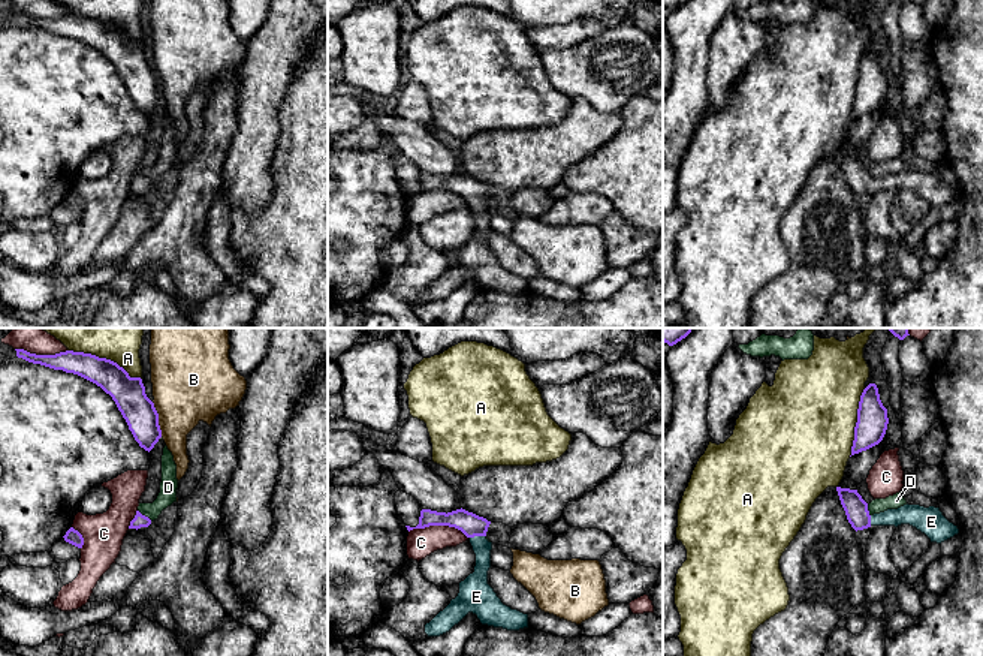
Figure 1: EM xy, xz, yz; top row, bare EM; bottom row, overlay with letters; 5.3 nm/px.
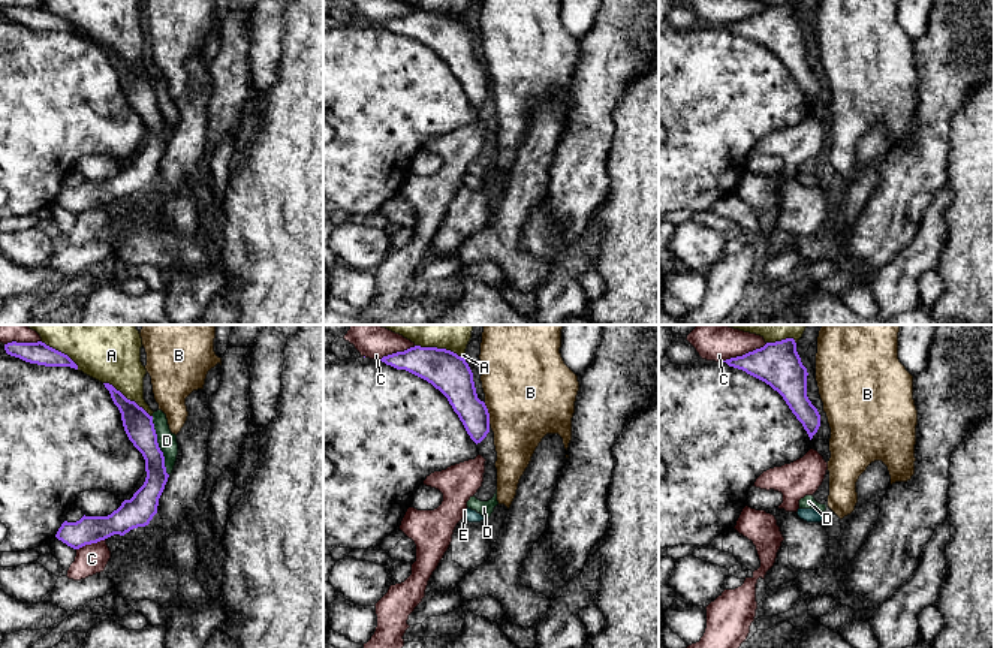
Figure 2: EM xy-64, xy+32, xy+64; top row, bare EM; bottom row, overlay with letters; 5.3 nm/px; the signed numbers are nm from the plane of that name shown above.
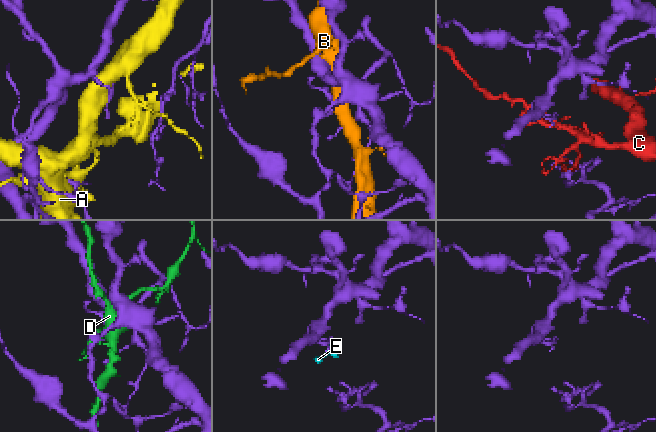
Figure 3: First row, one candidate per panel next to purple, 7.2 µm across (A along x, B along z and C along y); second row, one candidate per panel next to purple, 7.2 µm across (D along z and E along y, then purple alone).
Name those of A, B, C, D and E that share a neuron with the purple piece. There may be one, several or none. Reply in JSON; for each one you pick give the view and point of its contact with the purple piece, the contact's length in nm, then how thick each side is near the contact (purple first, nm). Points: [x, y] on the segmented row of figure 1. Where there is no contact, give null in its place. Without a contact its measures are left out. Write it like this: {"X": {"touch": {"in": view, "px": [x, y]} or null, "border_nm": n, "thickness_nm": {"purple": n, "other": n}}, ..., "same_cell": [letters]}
{"E": {"touch": {"in": "xz", "px": [478, 535]}, "border_nm": 90, "thickness_nm": {"purple": 120, "other": 110}}, "same_cell": ["E"]}

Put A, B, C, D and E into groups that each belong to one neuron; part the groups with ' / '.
A / B / C / D / E

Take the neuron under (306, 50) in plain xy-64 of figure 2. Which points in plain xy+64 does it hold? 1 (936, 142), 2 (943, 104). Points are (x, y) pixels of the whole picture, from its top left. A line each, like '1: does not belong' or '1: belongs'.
1: does not belong
2: does not belong

